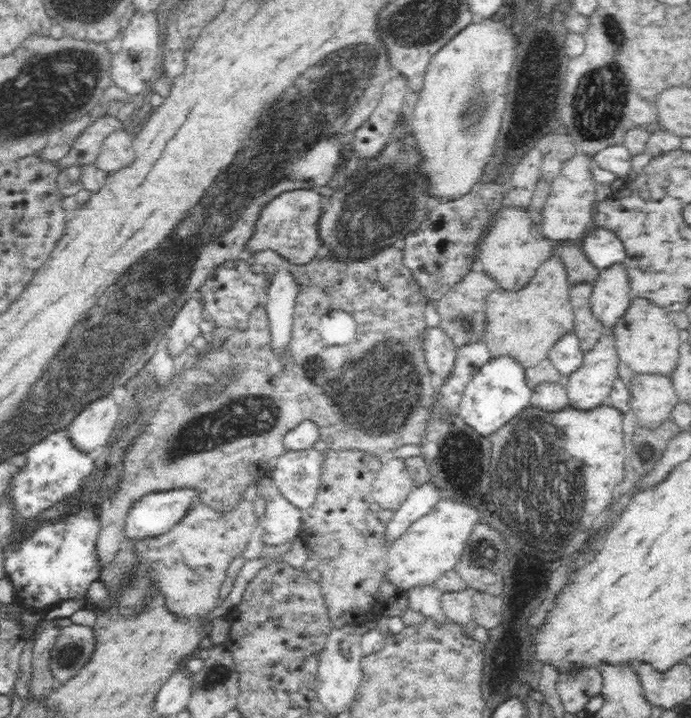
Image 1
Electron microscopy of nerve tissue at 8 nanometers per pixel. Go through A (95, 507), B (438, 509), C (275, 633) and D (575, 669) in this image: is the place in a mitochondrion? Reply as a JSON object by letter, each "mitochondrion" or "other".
{"A":"other","B":"other","C":"other","D":"other"}

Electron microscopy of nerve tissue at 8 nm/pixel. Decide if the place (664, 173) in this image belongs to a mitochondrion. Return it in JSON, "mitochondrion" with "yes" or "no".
{"mitochondrion":"no"}

